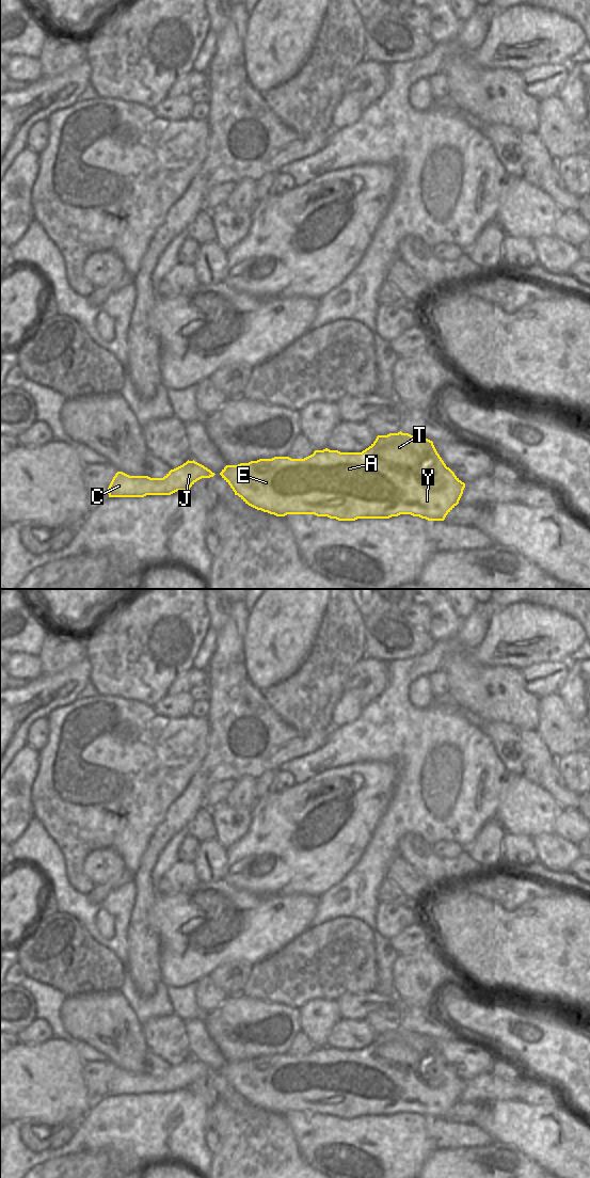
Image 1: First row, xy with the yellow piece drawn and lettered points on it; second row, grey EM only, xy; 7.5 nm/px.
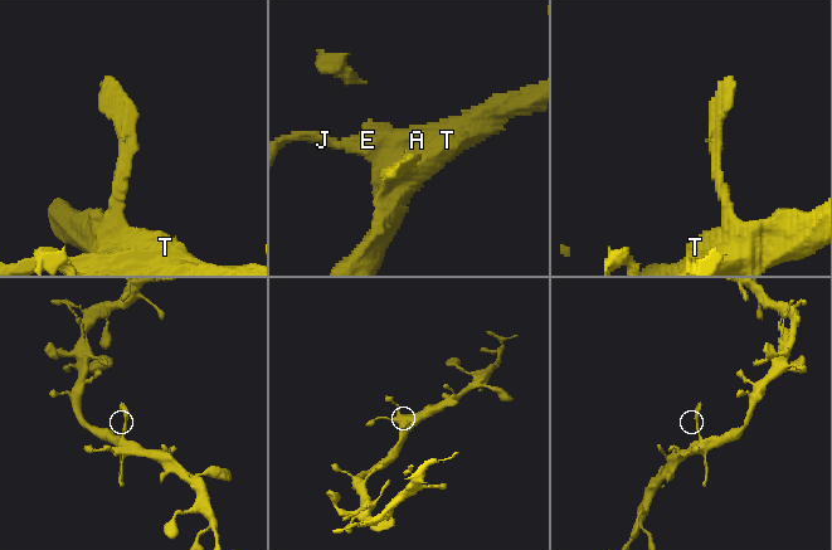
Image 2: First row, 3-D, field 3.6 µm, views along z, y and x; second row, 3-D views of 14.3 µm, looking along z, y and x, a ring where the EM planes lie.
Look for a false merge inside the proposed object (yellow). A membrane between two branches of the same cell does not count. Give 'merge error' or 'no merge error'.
no merge error

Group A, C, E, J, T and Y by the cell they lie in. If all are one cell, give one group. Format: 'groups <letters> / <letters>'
groups A C E J T Y

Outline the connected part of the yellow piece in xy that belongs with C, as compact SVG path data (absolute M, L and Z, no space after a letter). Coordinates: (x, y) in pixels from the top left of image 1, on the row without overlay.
M187 1058L171 1067L163 1076L148 1073L129 1073L117 1069L107 1089L109 1095L144 1095L146 1093L171 1093L177 1088L190 1088L190 1085L202 1076L216 1071L204 1063Z

